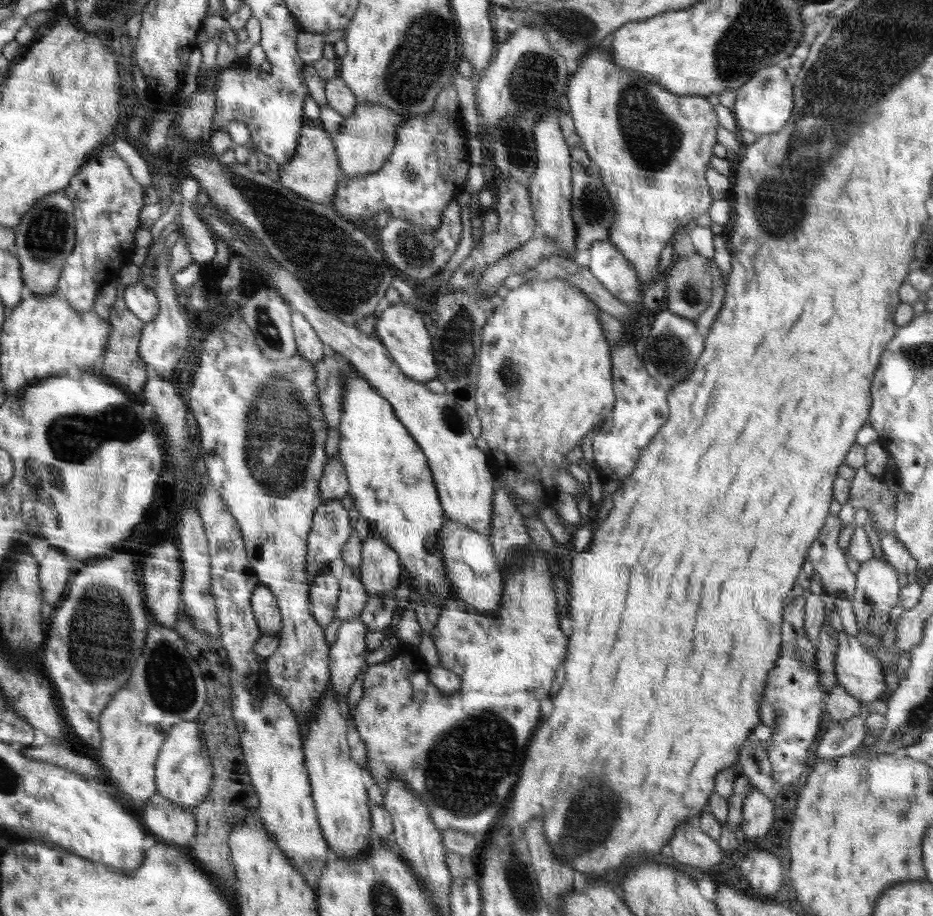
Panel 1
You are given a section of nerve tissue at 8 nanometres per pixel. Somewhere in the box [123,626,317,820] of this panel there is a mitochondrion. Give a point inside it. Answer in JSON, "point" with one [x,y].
{"point":[169,678]}

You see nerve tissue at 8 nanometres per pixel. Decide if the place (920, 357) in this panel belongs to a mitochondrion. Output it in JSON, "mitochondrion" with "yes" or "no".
{"mitochondrion":"yes"}

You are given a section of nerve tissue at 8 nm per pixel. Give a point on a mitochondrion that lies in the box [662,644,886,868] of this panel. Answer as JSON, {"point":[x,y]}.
{"point":[803,661]}

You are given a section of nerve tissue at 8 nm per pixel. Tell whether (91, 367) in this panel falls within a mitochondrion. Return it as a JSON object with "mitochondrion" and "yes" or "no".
{"mitochondrion":"no"}

